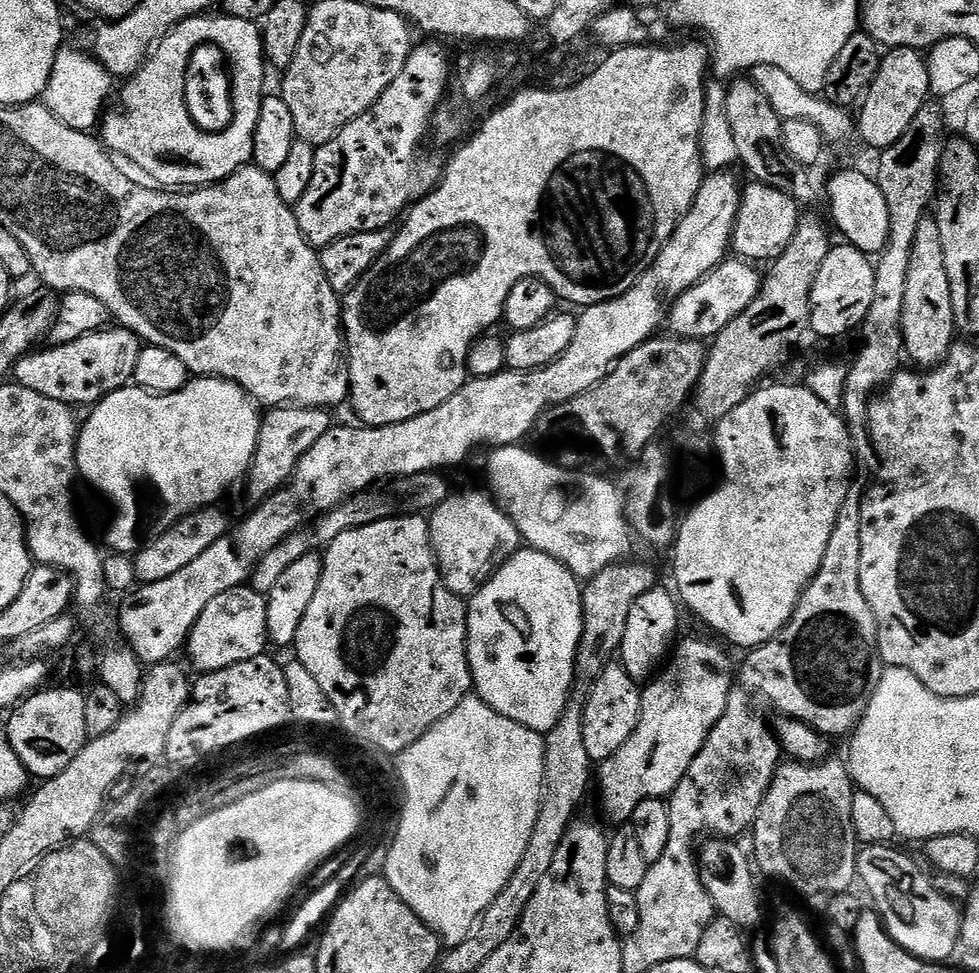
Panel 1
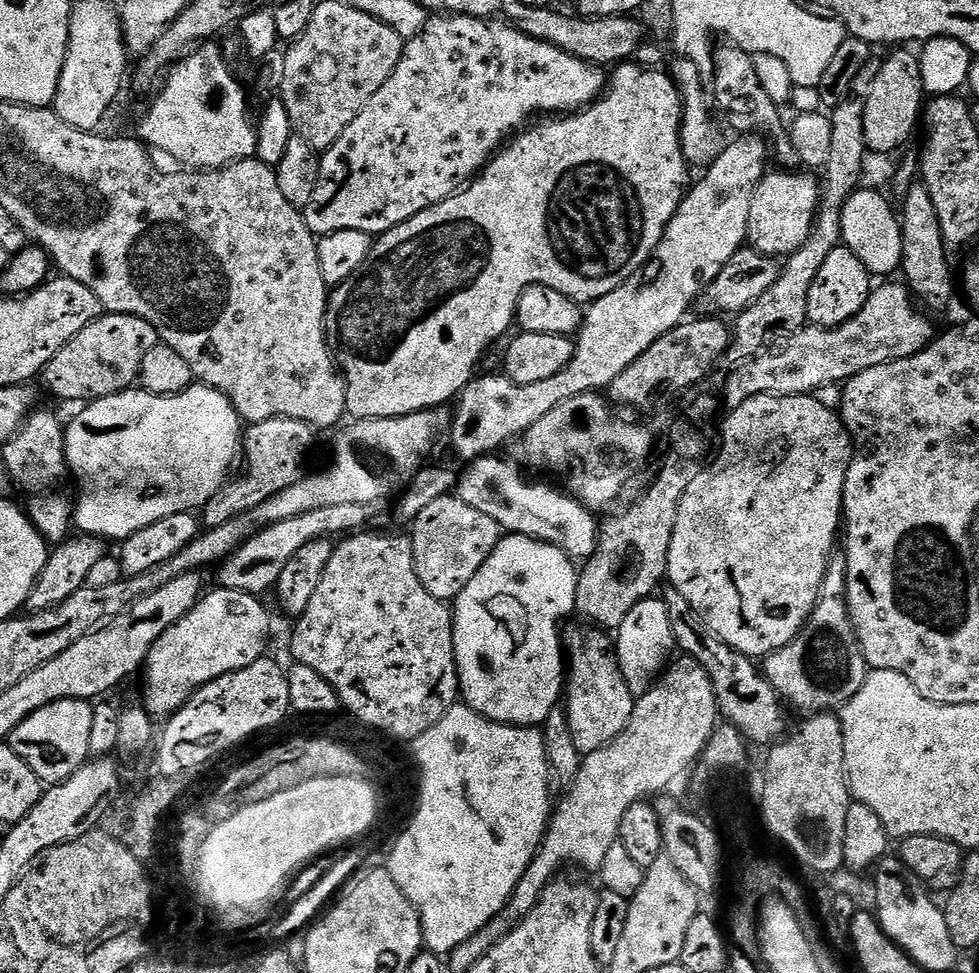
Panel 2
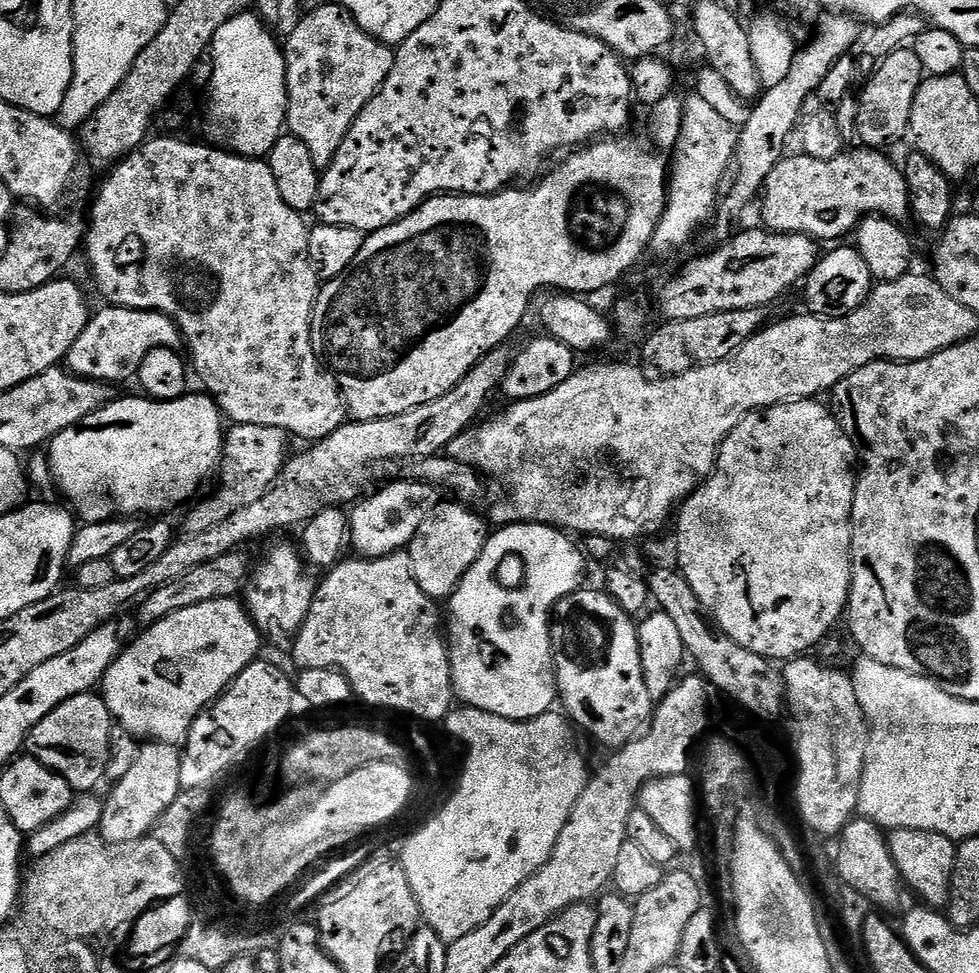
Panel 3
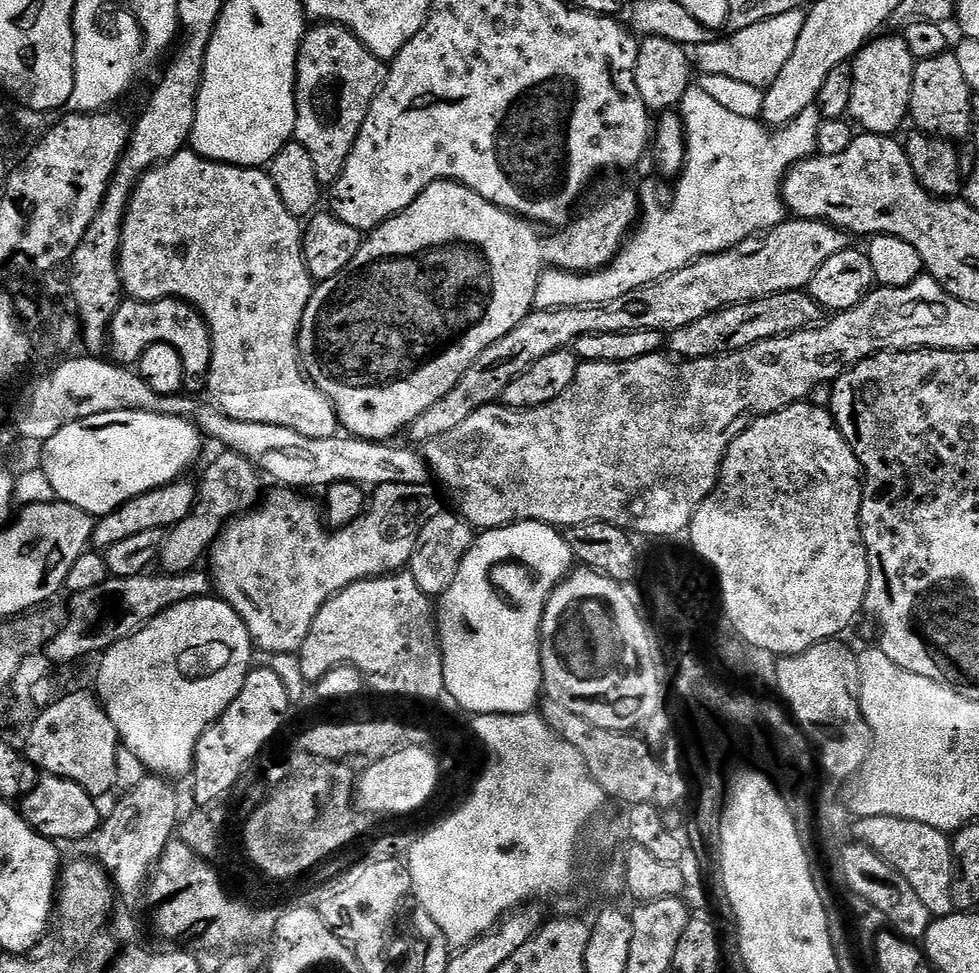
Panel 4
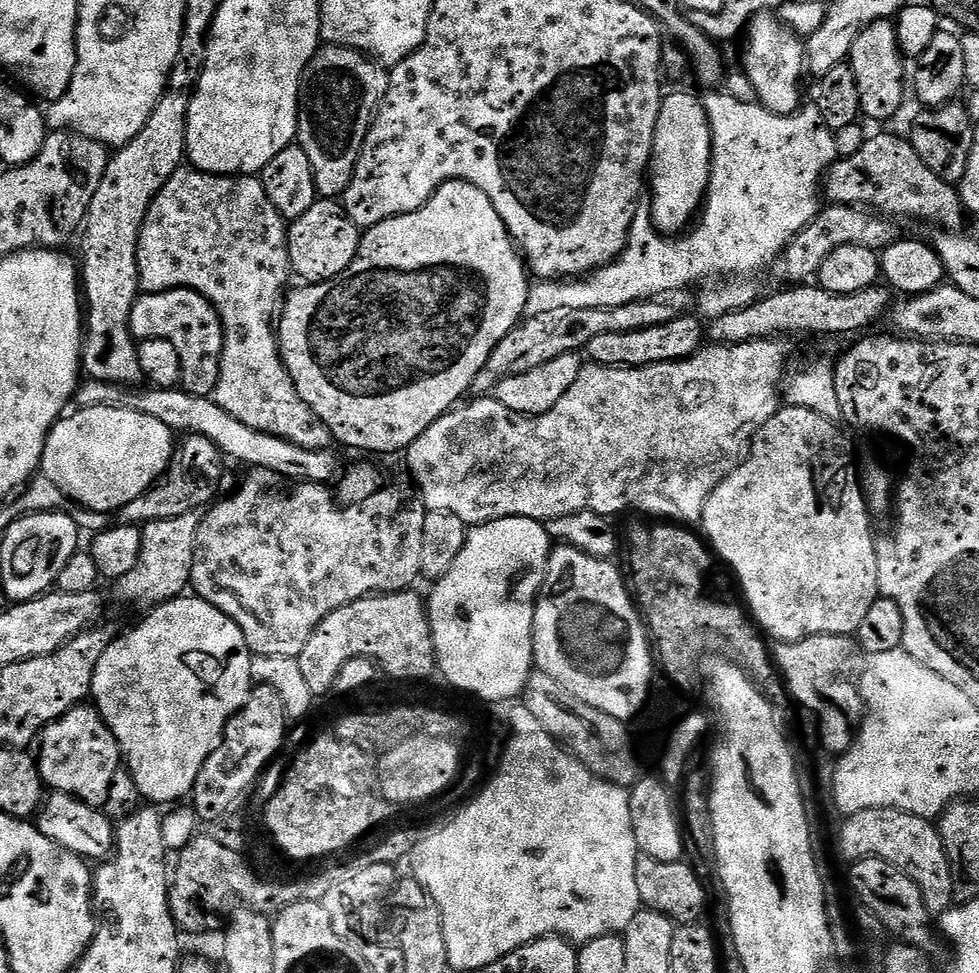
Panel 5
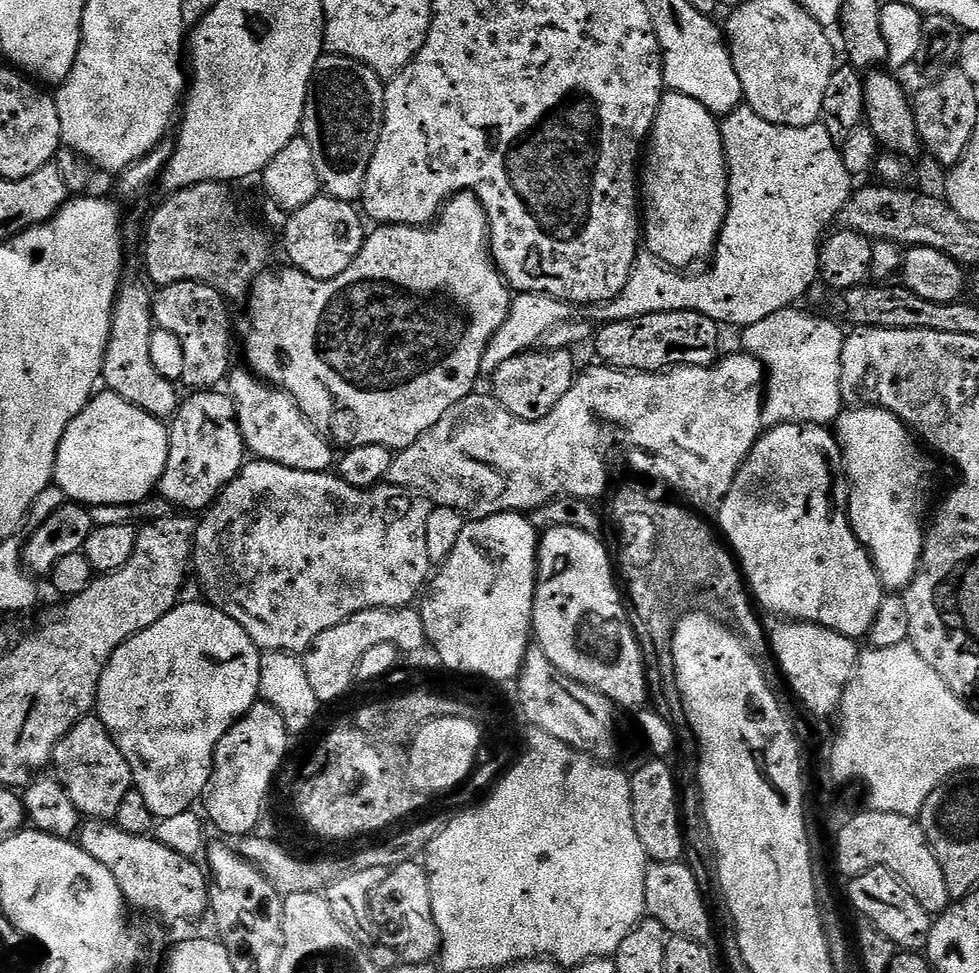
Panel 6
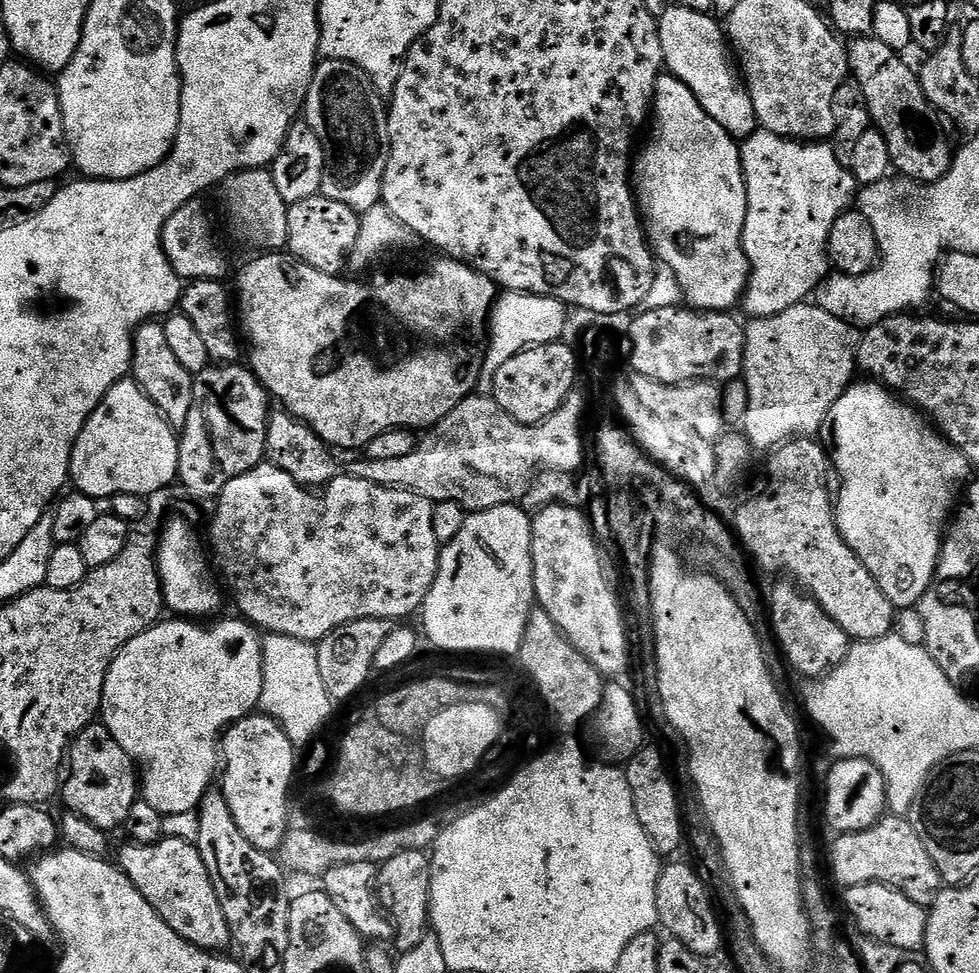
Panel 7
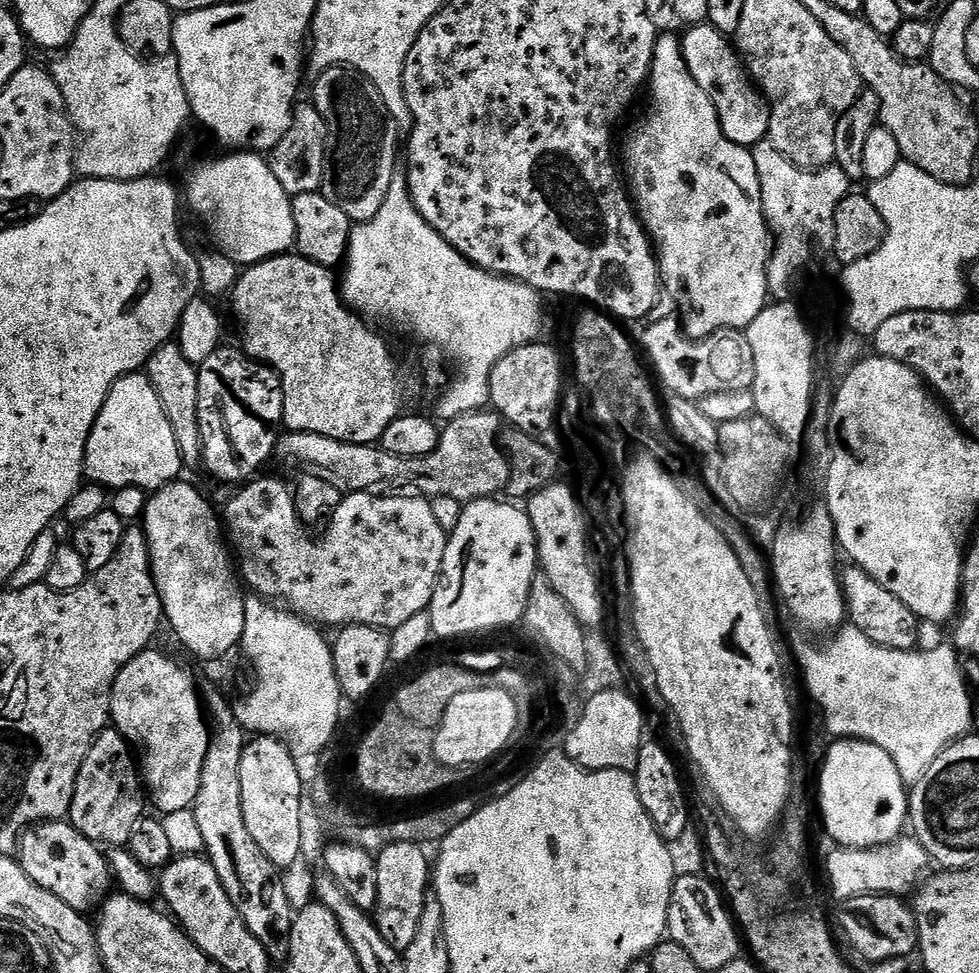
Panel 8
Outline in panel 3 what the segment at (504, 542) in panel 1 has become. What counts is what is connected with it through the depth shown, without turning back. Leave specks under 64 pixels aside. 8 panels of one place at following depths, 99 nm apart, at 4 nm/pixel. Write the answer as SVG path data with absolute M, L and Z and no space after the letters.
M441 502L436 505L418 526L418 534L407 546L408 557L414 570L414 578L418 586L428 597L437 602L447 601L456 592L462 578L478 562L478 554L482 554L485 542L490 535L489 525L467 504L459 502Z

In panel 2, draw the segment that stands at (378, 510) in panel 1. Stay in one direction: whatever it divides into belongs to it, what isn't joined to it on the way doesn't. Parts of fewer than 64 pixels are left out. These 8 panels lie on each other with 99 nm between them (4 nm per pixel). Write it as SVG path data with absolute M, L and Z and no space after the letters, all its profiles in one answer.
M349 502L342 506L322 506L322 510L310 510L307 514L298 514L298 518L286 518L286 522L274 522L268 528L255 532L237 552L227 556L215 569L215 583L221 588L233 588L249 592L251 596L263 597L264 591L275 589L282 570L286 570L290 558L315 540L340 538L345 534L363 529L368 520L369 505Z

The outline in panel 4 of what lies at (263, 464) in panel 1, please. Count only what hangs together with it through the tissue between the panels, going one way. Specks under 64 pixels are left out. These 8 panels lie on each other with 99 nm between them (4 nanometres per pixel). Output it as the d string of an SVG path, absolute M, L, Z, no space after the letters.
M224 450L219 454L221 456L205 470L204 481L199 481L198 499L192 513L173 528L167 529L158 561L165 573L193 571L199 565L196 563L205 559L213 542L220 536L220 531L256 502L254 500L261 479L256 465L237 452Z

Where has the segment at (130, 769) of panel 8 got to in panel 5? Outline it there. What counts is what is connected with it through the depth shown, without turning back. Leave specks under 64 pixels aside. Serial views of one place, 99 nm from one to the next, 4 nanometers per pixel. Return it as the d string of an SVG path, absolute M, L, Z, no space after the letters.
M77 706L44 727L38 737L41 778L52 792L76 796L89 808L103 809L110 798L114 774L121 771L122 753L110 726L92 706Z

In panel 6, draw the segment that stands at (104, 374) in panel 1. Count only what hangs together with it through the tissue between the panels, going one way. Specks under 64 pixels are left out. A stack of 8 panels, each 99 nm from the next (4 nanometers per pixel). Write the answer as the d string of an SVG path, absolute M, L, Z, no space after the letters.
M200 280L165 284L152 297L155 327L170 330L178 342L182 342L182 354L186 358L182 384L188 390L212 390L228 379L230 365L233 363L228 307L229 301L217 288L211 288Z

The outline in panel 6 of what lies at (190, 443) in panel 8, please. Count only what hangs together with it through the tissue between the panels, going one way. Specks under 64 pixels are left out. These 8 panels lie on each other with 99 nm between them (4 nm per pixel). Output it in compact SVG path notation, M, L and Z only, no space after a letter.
M143 279L121 283L116 293L116 305L112 311L112 329L108 339L108 349L104 355L102 384L109 392L117 392L119 396L137 404L144 412L164 422L175 417L182 396L176 393L177 385L173 381L162 378L154 361L150 359L150 338L154 321L152 318L153 293L148 292L149 285Z

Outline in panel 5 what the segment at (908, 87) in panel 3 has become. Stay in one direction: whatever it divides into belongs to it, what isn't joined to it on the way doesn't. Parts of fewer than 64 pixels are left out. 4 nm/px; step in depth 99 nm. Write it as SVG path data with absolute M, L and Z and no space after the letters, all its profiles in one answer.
M891 19L875 20L863 28L854 38L846 63L854 72L861 113L872 120L894 119L904 104L904 88L906 92L906 60L900 54L895 23Z

